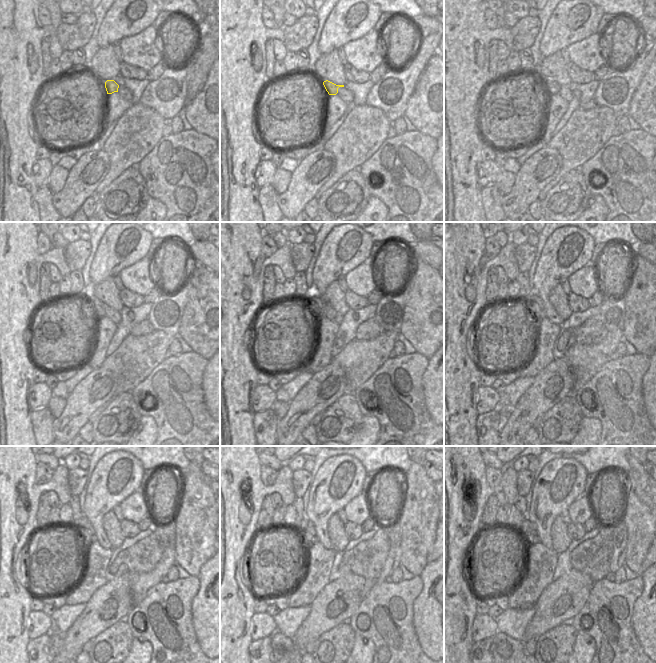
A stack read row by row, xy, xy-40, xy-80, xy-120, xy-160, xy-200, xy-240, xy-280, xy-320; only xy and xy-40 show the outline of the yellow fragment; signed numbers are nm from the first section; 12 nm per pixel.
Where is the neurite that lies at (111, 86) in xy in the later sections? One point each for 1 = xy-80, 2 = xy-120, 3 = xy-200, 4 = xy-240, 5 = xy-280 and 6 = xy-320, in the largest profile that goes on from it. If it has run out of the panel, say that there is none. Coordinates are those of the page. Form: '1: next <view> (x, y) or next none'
1: next xy-80 (552, 87)
2: next xy-120 (99, 307)
3: next xy-200 (537, 308)
4: next xy-240 (86, 530)
5: next xy-280 (306, 526)
6: next xy-320 (529, 530)

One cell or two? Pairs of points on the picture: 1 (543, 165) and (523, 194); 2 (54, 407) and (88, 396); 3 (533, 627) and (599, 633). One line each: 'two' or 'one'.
1: one
2: two
3: two

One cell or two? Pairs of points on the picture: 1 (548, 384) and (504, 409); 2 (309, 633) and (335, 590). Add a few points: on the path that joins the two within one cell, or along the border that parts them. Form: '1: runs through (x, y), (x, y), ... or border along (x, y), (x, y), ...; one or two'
1: border along (513, 406), (513, 410), (508, 418); two
2: runs through (317, 622), (325, 614), (326, 605), (329, 601); one

